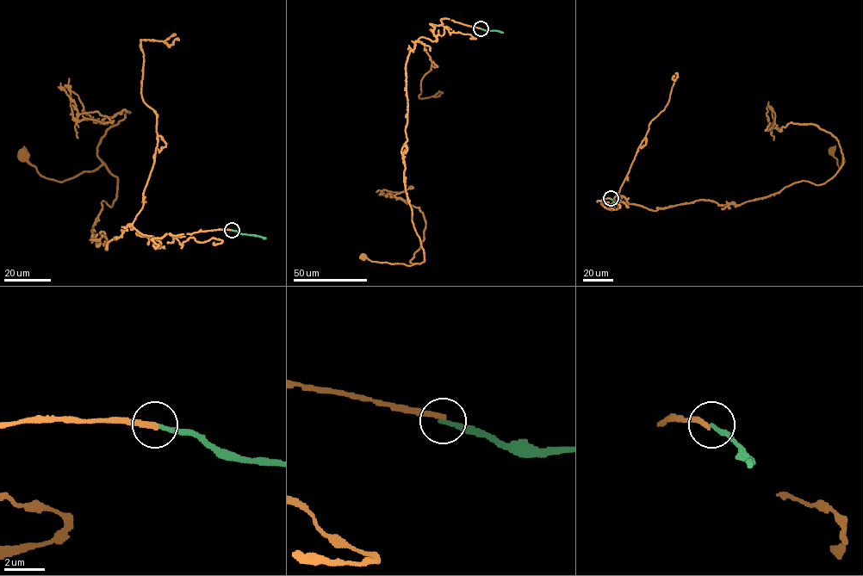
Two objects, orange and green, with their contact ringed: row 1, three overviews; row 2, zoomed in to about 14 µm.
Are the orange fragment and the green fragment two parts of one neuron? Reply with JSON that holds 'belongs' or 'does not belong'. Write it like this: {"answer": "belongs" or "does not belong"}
{"answer": "does not belong"}

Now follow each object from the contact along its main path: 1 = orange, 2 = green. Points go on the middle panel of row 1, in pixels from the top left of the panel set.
1: (481, 28), (442, 18), (431, 24), (437, 40), (420, 37), (406, 59), (401, 153), (424, 261), (362, 257)
2: (481, 28), (503, 33)

